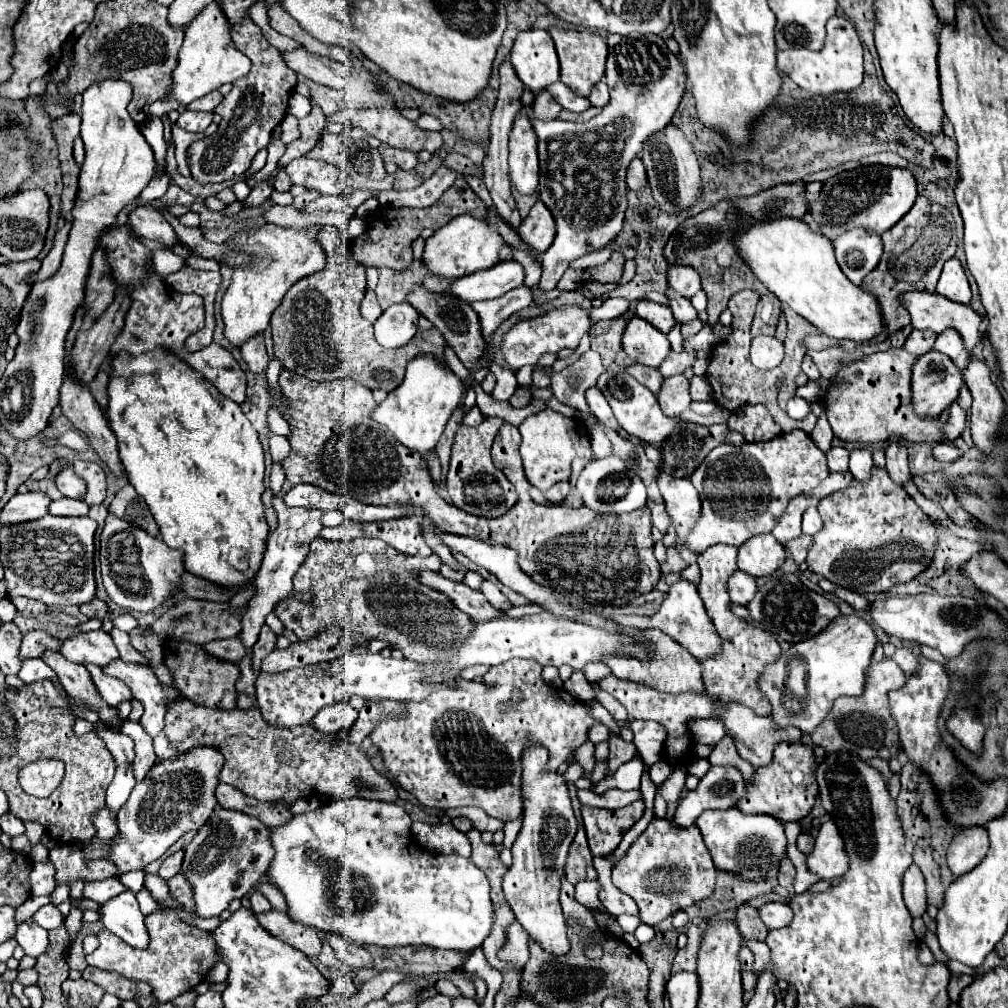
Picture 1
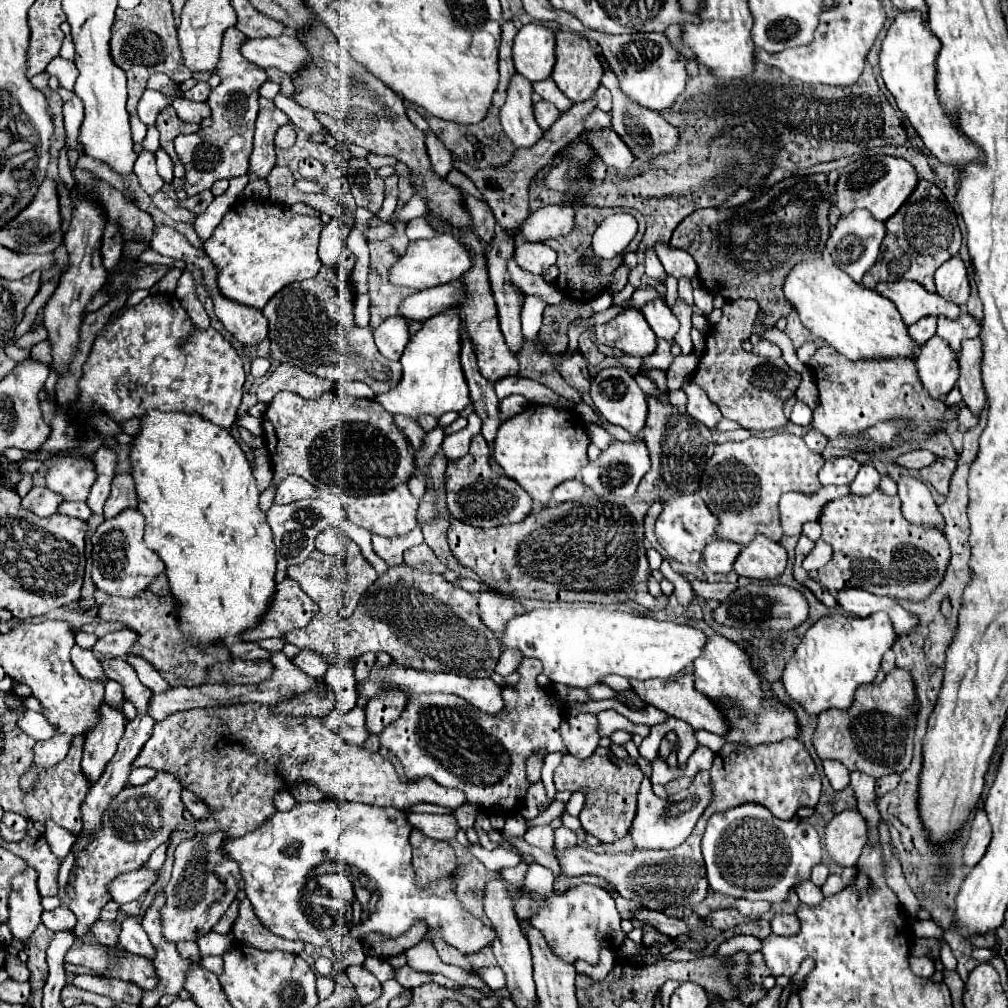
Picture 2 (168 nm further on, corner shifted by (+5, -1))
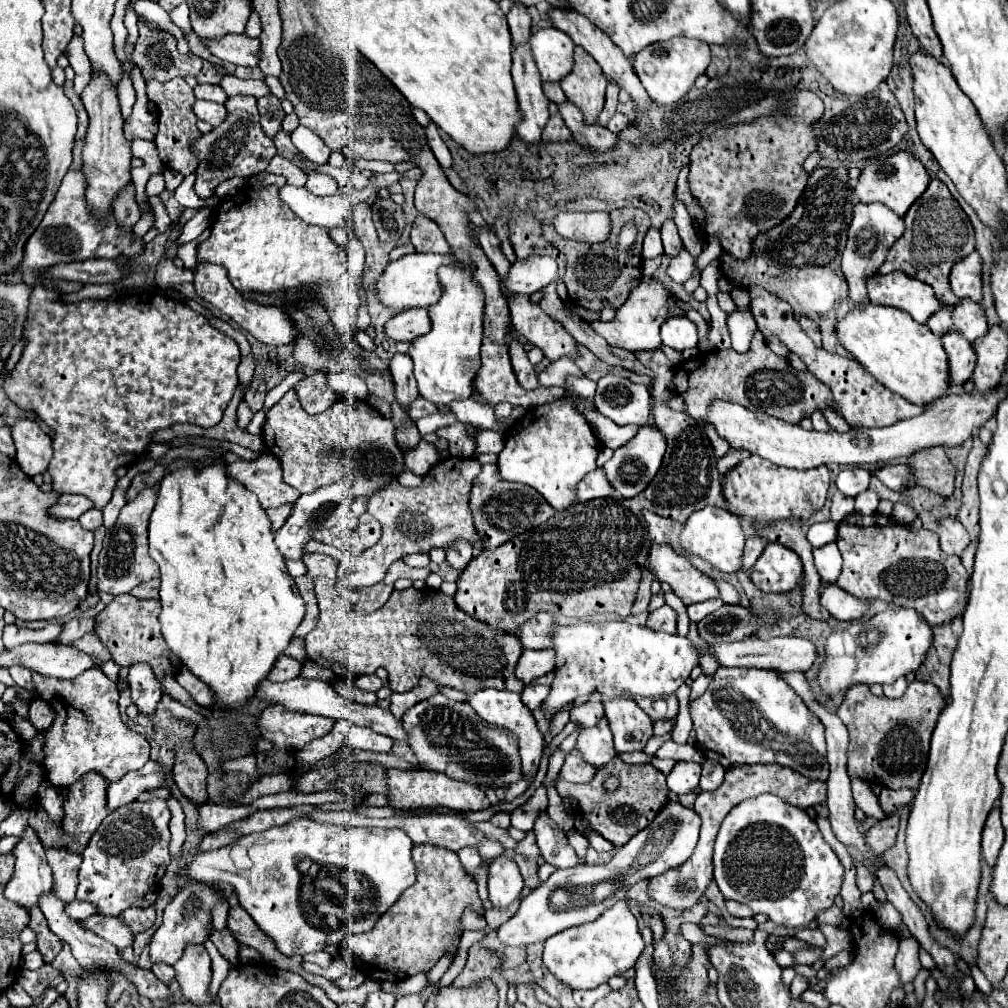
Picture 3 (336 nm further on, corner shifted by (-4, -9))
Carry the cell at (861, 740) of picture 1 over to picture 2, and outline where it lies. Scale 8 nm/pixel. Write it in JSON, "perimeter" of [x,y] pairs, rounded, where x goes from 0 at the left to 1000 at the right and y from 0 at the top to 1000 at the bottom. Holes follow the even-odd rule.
{"perimeter":[[[895,663],[879,669],[875,679],[859,679],[851,683],[847,698],[841,704],[819,704],[812,710],[806,738],[817,754],[831,754],[841,764],[853,764],[867,772],[891,766],[895,768],[905,754],[905,734],[909,720],[907,677]]]}

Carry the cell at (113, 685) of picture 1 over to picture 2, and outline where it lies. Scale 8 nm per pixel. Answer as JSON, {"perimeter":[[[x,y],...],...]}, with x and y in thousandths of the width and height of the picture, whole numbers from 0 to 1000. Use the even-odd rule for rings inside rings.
{"perimeter":[[[73,641],[73,643],[71,643],[71,659],[73,659],[73,663],[77,665],[77,669],[79,669],[83,675],[95,677],[95,679],[105,679],[105,677],[107,677],[103,665],[101,665],[99,657],[93,653],[91,645]]]}

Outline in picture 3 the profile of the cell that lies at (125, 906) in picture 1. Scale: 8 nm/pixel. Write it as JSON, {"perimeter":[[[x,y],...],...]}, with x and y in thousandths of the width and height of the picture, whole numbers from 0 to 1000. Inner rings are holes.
{"perimeter":[[[152,958],[150,962],[152,962],[152,966],[154,966],[160,974],[164,974],[164,976],[168,976],[168,974],[174,970],[172,958]]]}

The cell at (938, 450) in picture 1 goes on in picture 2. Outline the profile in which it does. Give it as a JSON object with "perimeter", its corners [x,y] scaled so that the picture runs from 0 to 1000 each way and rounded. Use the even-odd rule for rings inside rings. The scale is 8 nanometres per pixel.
{"perimeter":[[[905,446],[905,448],[899,448],[895,452],[891,452],[891,460],[893,462],[899,462],[899,464],[917,464],[917,462],[923,462],[931,452],[923,446]]]}

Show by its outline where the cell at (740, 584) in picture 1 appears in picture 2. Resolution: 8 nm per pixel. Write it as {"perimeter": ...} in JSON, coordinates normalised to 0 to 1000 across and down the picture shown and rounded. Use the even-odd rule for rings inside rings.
{"perimeter":[[[683,573],[683,575],[690,589],[694,589],[696,593],[708,593],[714,597],[718,597],[732,583],[730,579],[724,579],[724,577],[698,577],[690,573]]]}

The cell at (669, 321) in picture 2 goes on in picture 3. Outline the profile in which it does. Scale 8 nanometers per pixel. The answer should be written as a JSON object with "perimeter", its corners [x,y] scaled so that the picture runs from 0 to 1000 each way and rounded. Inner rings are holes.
{"perimeter":[[[664,315],[656,323],[656,337],[670,347],[682,347],[691,343],[691,323],[684,315]]]}

